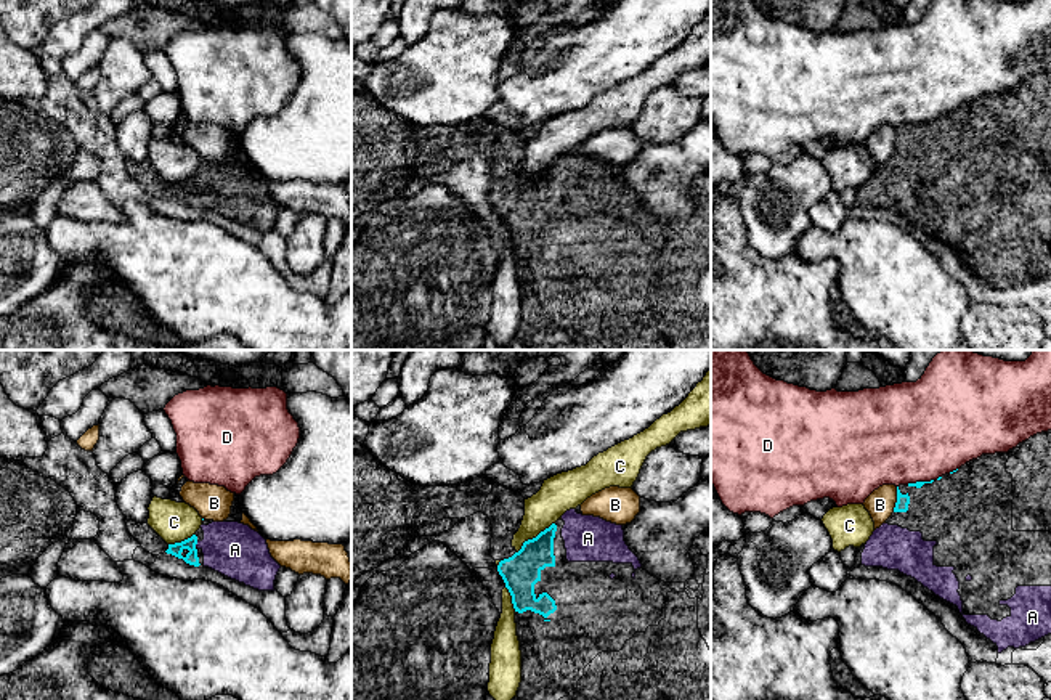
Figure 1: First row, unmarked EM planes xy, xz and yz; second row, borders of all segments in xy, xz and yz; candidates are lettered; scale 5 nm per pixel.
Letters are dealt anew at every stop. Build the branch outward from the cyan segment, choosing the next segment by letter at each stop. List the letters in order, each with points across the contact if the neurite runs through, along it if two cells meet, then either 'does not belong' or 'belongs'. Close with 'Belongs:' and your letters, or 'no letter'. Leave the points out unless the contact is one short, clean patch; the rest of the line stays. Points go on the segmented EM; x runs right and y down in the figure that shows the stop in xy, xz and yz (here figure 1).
A: across xy (175, 549), (196, 543), (235, 549) | belongs
B: along yz (897, 487), (897, 501), (892, 511) | does not belong
C: does not belong
D: does not belong
Belongs: A

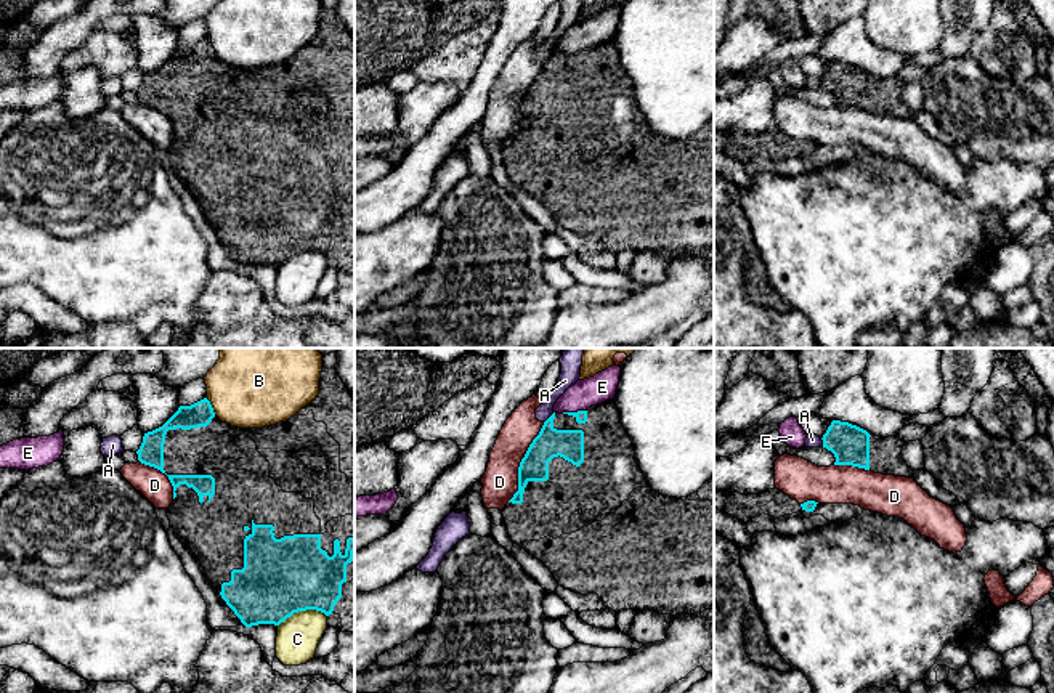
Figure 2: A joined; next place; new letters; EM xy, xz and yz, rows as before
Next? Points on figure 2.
A: along xz (554, 413), (544, 422) | does not belong
B: does not belong
C: does not belong
D: does not belong
E: does not belong
Belongs: no letter

